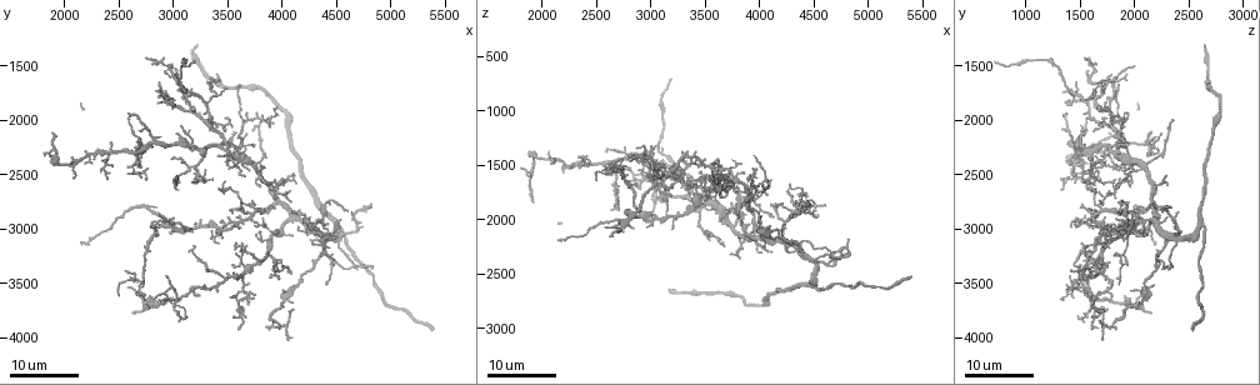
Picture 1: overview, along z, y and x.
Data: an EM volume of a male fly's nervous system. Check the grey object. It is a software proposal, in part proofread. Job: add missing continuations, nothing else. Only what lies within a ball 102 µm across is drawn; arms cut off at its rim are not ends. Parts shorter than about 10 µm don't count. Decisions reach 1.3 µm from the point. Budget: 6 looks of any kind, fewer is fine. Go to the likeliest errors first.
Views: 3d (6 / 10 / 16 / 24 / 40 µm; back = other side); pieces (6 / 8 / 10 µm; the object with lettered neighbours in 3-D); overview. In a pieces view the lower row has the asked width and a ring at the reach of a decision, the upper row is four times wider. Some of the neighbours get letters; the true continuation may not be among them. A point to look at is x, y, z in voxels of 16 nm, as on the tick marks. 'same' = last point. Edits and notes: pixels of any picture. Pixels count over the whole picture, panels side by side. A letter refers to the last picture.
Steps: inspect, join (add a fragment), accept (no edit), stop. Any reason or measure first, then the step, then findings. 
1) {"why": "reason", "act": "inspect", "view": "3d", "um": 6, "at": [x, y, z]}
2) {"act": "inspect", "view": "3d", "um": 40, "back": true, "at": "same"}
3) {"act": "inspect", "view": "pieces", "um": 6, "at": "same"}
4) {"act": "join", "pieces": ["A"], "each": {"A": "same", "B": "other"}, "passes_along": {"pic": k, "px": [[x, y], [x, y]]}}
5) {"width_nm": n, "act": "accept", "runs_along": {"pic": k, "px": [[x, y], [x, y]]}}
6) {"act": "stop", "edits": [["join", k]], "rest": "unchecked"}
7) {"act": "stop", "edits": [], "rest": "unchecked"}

{"why": "branch stops here", "act": "inspect", "view": "3d", "um": 16, "at": [5400, 3920, 2520]}

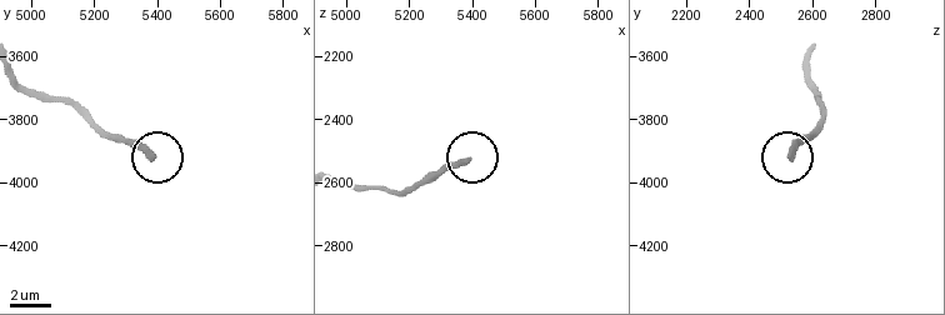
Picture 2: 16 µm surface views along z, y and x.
{"act": "inspect", "view": "pieces", "um": 8, "at": [5390, 3920, 2530]}

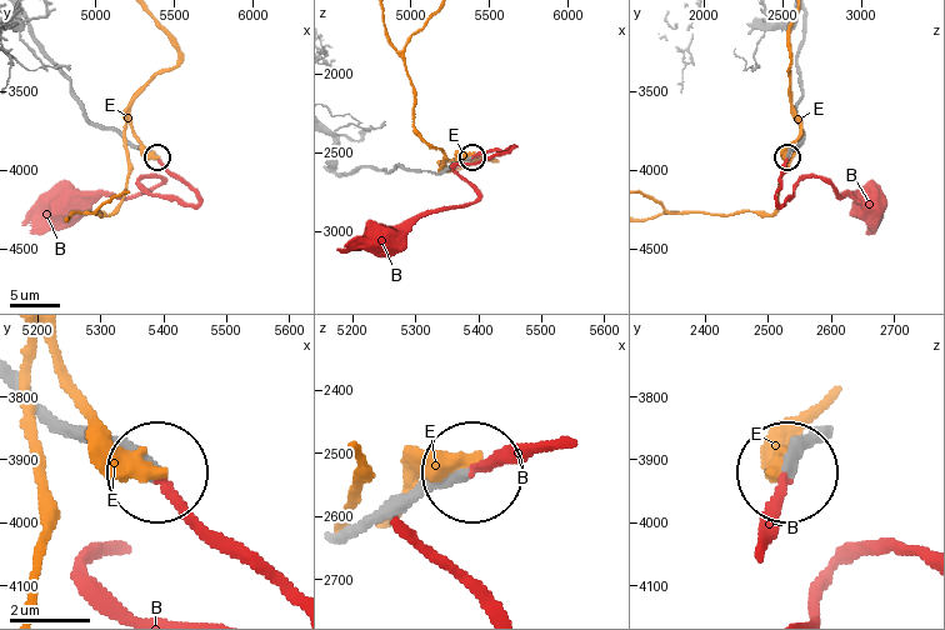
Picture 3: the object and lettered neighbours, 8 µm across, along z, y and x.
{"act": "join", "pieces": ["B"], "each": {"B": "same", "E": "other"}, "passes_along": {"pic": 3, "px": [[360, 519], [471, 468], [549, 448]]}, "found": "it goes on there"}

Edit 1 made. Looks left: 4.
{"why": "branch stops here", "act": "inspect", "view": "3d", "um": 16, "at": [4820, 3360, 2340]}

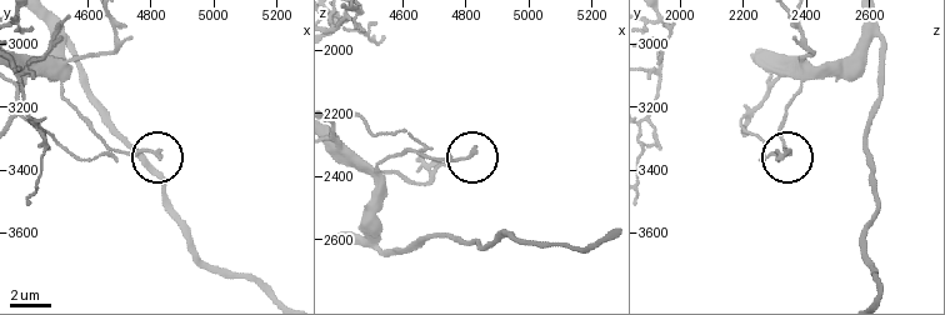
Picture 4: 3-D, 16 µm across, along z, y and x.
{"act": "inspect", "view": "pieces", "um": 6, "at": [4820, 3360, 2310]}

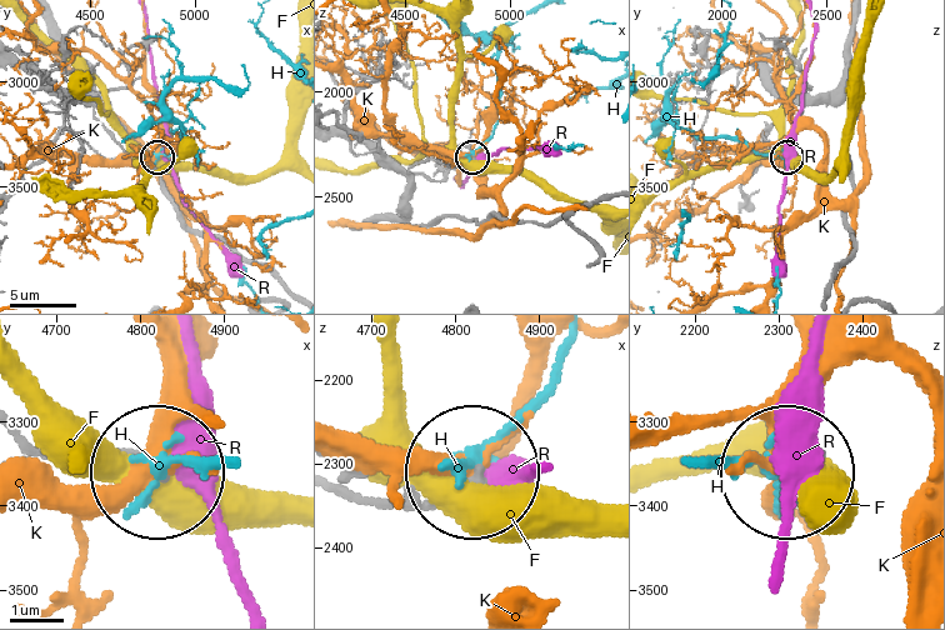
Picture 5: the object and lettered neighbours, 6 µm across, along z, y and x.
{"width_nm": 200, "act": "accept", "each": {"F": "other", "H": "other", "K": "other", "R": "other"}, "runs_along": {"pic": 5, "px": [[20, 59], [90, 106], [124, 149], [156, 155]]}, "found": "none of them fits"}

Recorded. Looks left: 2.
{"why": "thin end", "act": "inspect", "view": "3d", "um": 16, "at": [2600, 1960, 1360]}

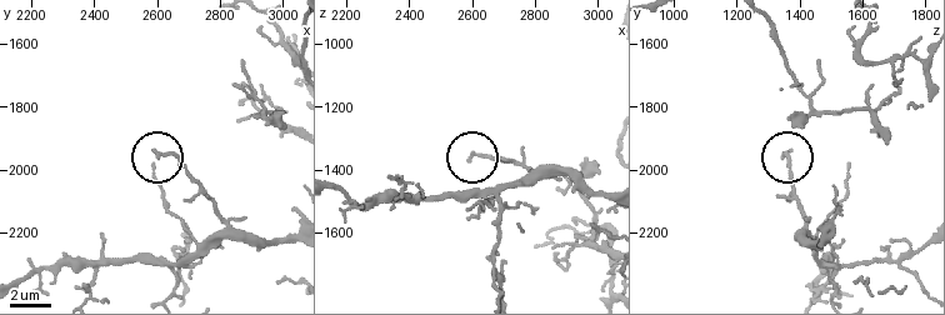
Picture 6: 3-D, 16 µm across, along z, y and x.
{"act": "inspect", "view": "pieces", "um": 6, "at": [2590, 1950, 1360]}

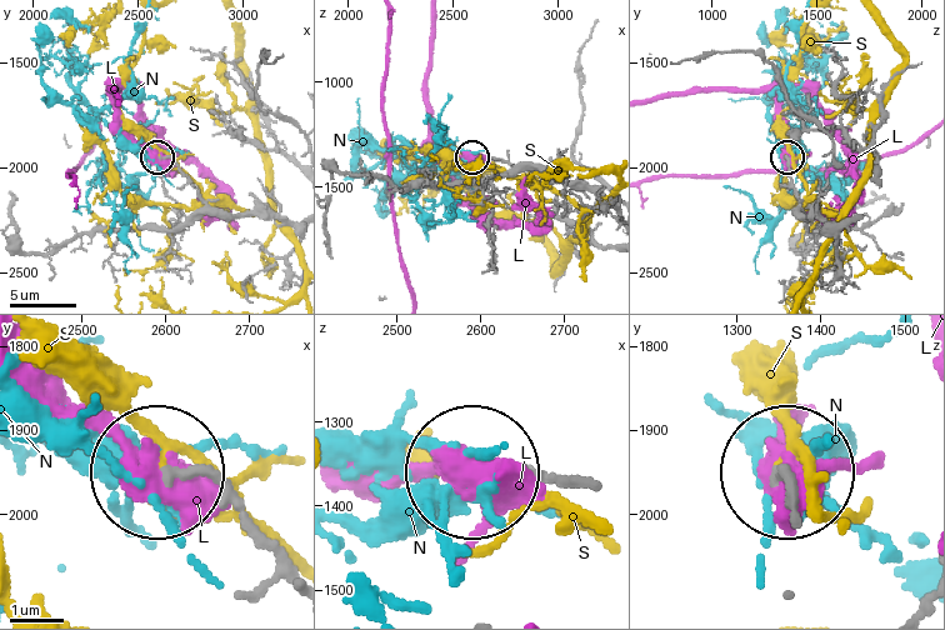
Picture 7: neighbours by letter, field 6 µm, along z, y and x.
{"act": "accept", "each": {"L": "other", "N": "other", "S": "other"}, "runs_along": {"pic": 7, "px": [[588, 483], [471, 469]]}, "found": "none of them fits"}

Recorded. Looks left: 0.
{"act": "stop", "edits": [["join", 3]], "rest": "unchecked"}

